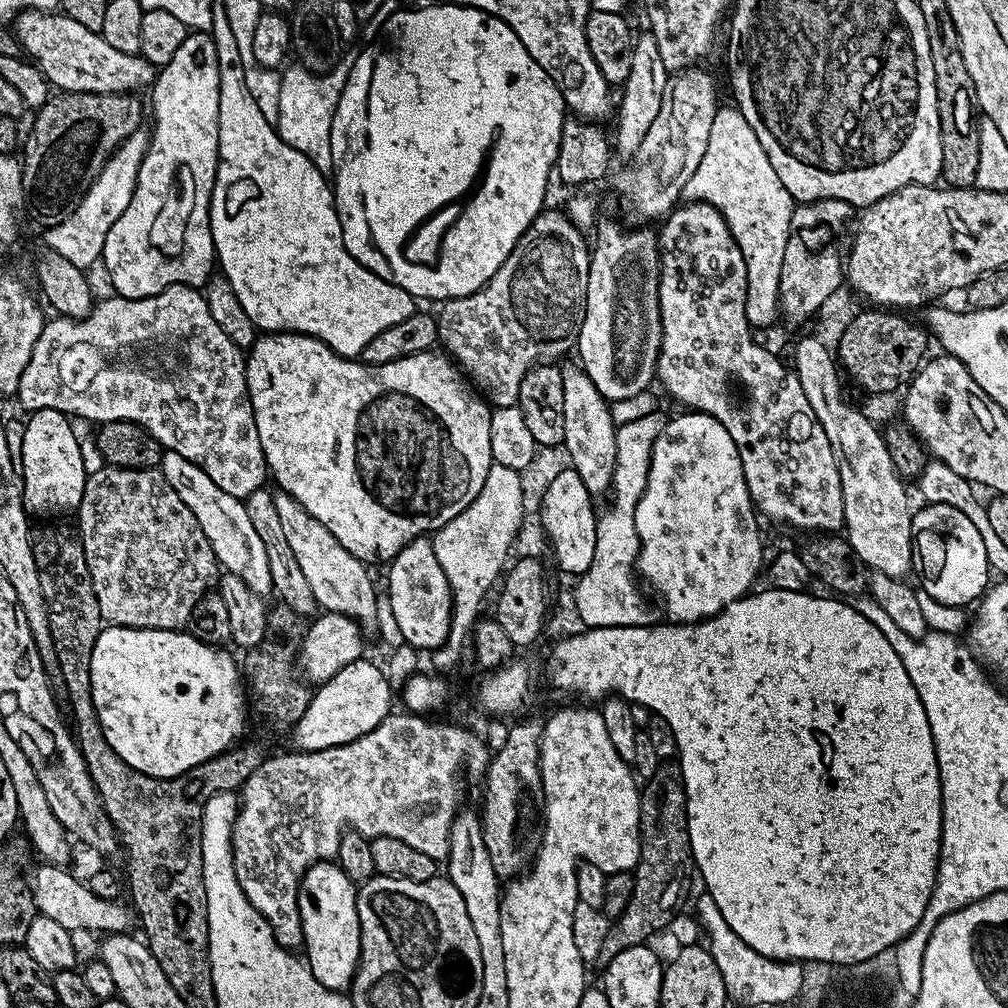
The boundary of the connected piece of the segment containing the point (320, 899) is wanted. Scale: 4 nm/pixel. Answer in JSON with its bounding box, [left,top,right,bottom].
[298,862,360,992]

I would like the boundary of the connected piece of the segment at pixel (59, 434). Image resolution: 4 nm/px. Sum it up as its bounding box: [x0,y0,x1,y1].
[19,408,88,518]

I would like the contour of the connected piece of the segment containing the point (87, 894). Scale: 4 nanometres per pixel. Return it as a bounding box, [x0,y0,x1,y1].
[30,862,134,934]

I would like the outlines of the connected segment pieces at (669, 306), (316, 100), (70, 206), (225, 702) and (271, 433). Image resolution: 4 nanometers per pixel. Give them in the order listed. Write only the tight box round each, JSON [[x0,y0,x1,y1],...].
[[656,202,844,534],[274,62,349,174],[20,91,141,222],[90,626,246,778],[244,332,493,566]]

